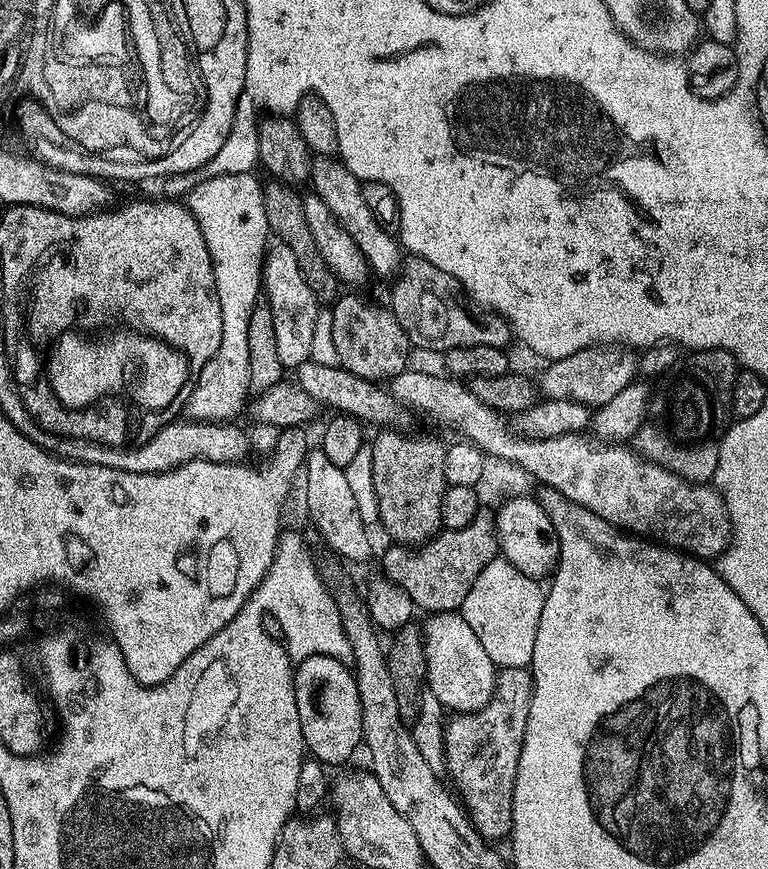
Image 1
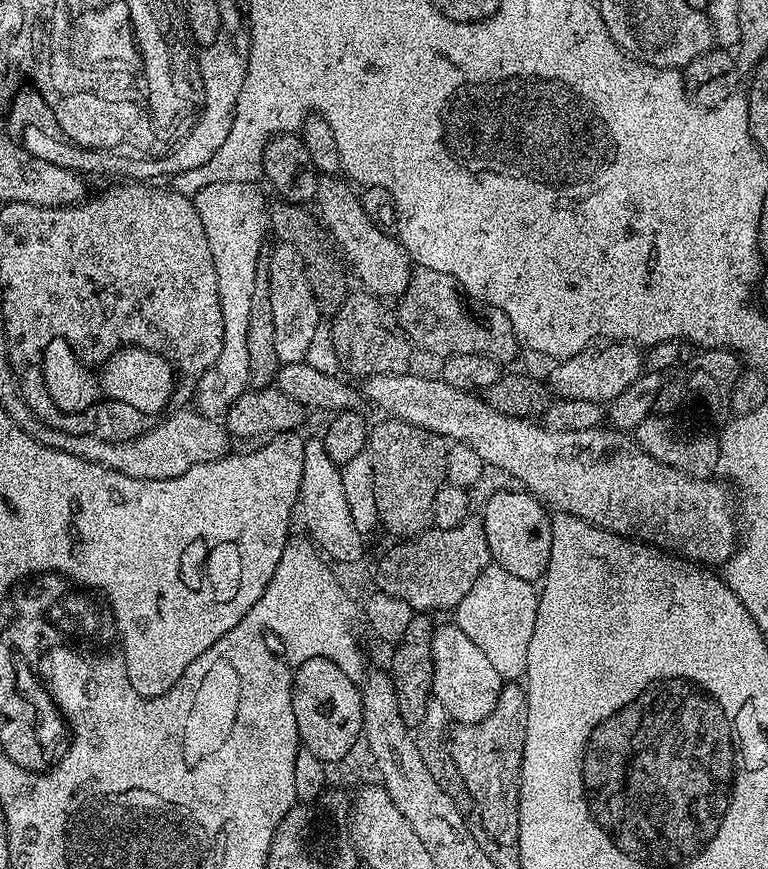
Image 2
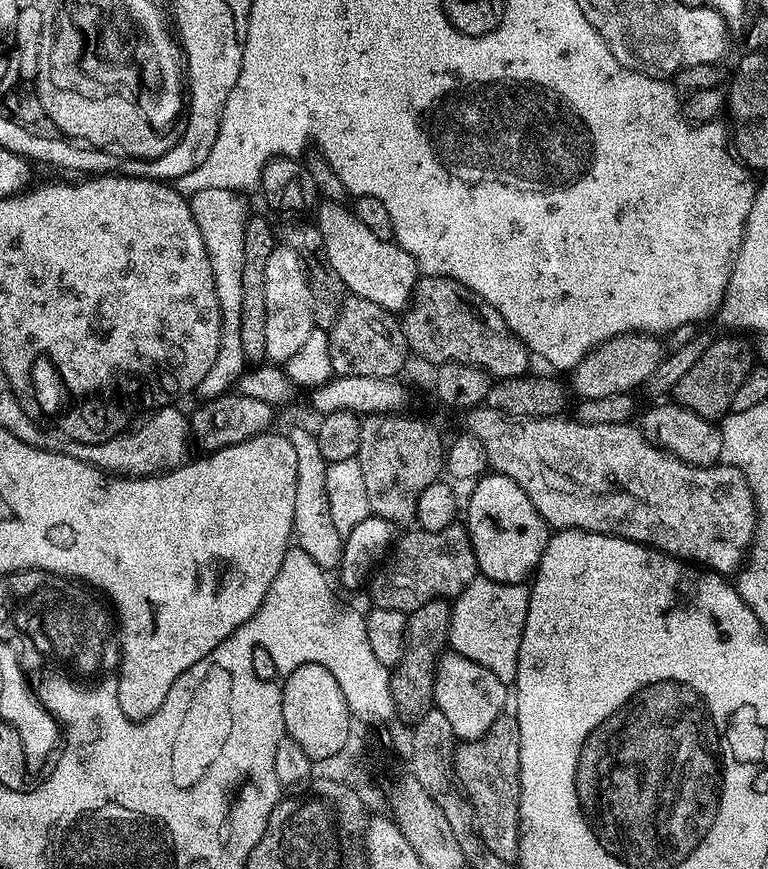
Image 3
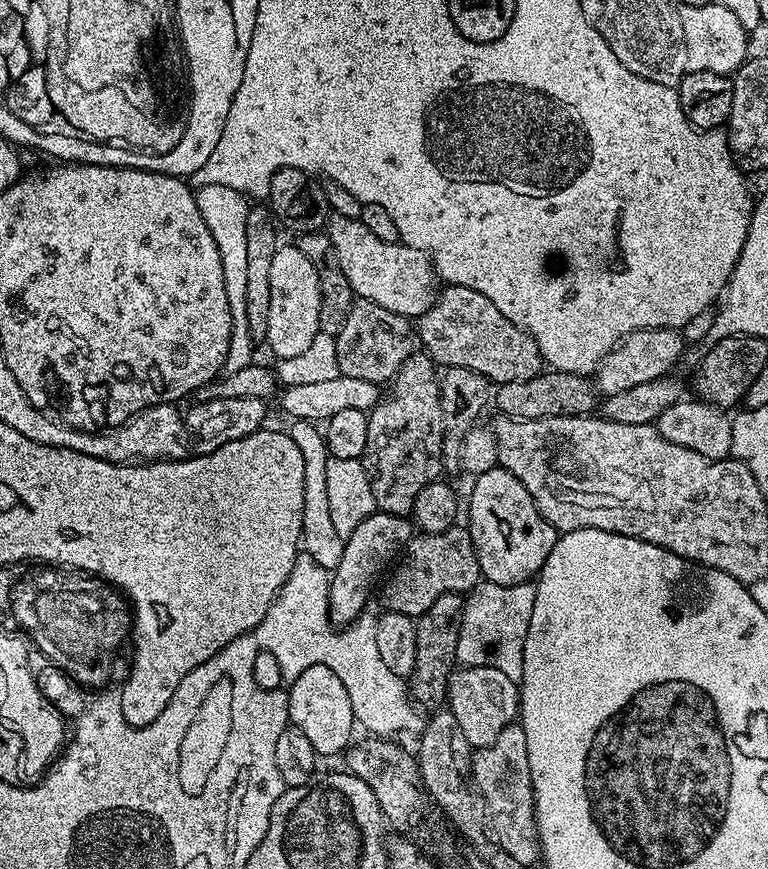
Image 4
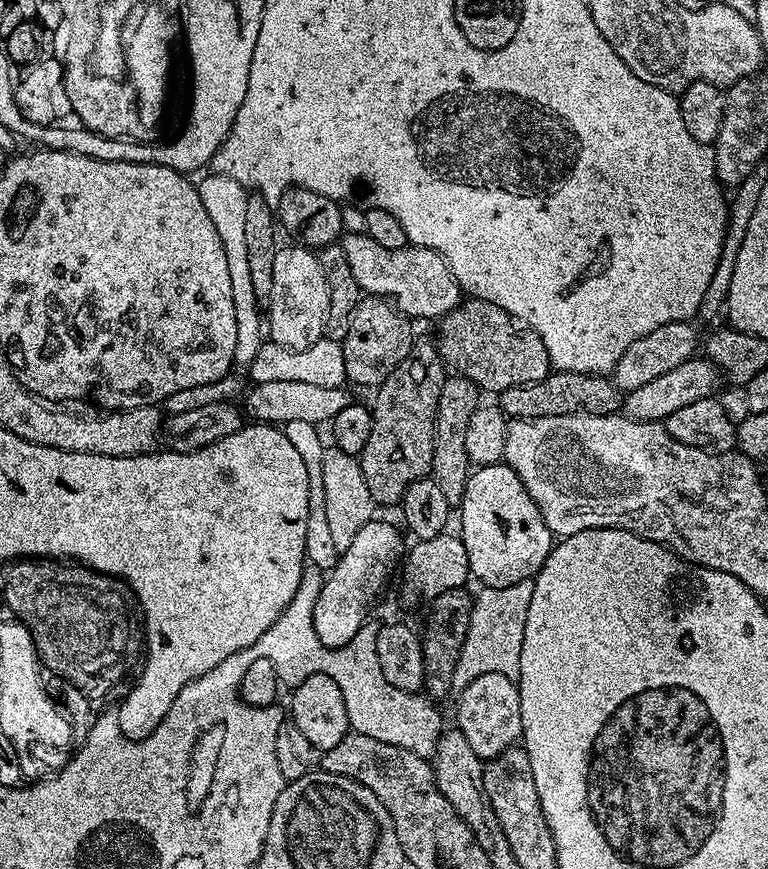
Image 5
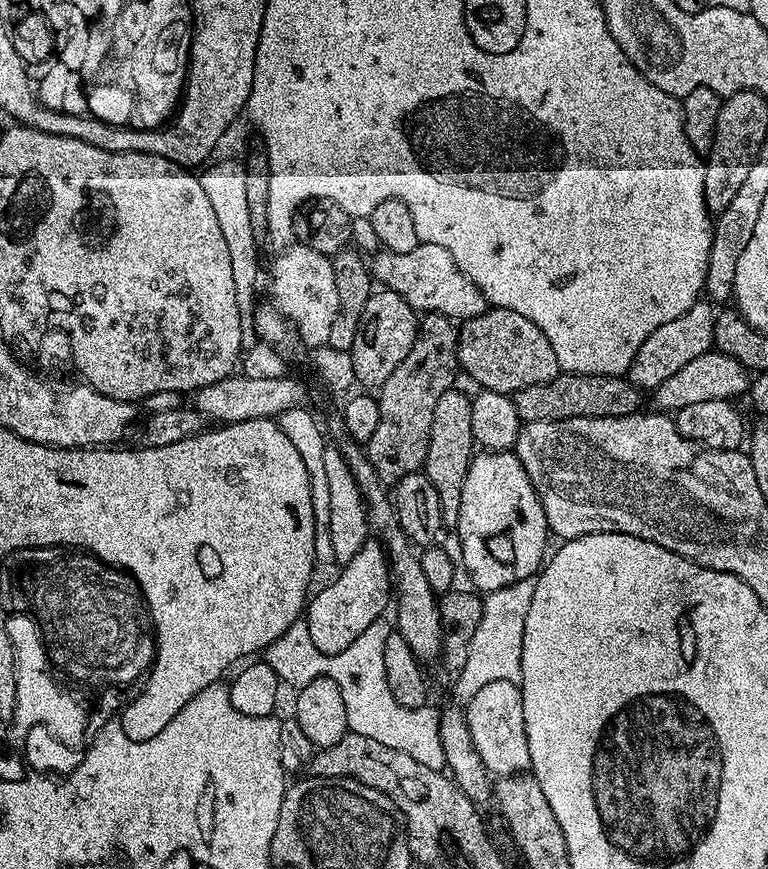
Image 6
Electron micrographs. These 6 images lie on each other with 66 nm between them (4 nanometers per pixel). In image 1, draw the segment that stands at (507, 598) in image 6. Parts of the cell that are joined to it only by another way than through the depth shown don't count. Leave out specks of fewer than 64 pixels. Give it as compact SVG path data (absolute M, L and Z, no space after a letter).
M503 558L490 561L482 574L474 578L470 594L466 594L458 611L466 618L470 630L474 630L478 642L482 642L497 669L528 668L531 665L534 638L538 638L538 622L542 618L544 594L541 581L522 574L518 566Z

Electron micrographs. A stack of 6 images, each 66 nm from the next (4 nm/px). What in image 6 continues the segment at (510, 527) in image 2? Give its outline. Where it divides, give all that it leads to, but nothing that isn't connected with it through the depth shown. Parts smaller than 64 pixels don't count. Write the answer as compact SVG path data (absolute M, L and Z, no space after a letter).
M480 450L473 455L466 486L462 486L458 531L460 556L473 589L487 594L539 573L550 533L542 502L515 451Z

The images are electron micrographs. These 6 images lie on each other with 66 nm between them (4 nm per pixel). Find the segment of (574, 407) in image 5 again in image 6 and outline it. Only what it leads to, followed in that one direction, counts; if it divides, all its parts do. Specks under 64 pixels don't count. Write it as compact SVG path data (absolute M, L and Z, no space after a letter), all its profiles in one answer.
M561 374L550 382L538 382L538 386L526 386L515 393L516 409L524 422L565 420L579 416L634 416L641 411L641 389L624 376L578 376Z

